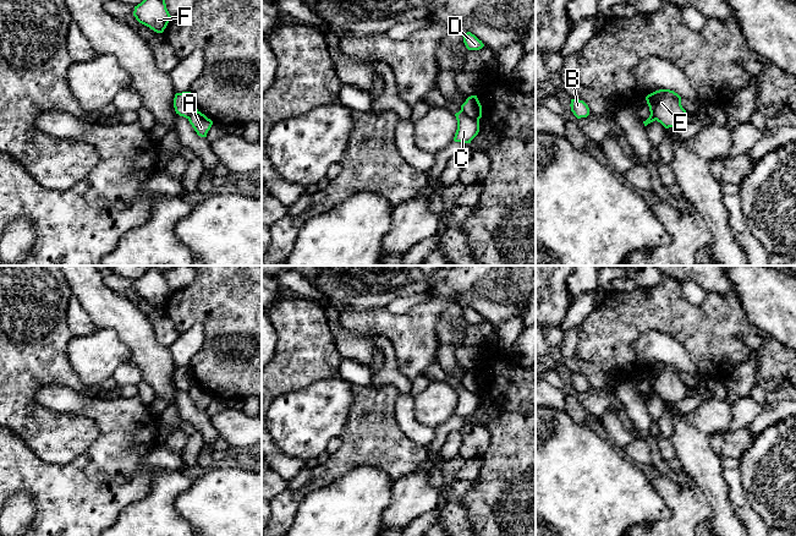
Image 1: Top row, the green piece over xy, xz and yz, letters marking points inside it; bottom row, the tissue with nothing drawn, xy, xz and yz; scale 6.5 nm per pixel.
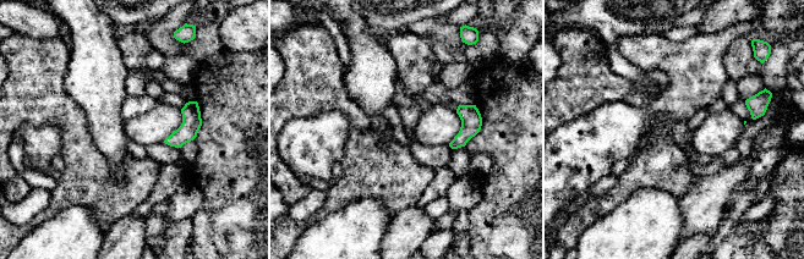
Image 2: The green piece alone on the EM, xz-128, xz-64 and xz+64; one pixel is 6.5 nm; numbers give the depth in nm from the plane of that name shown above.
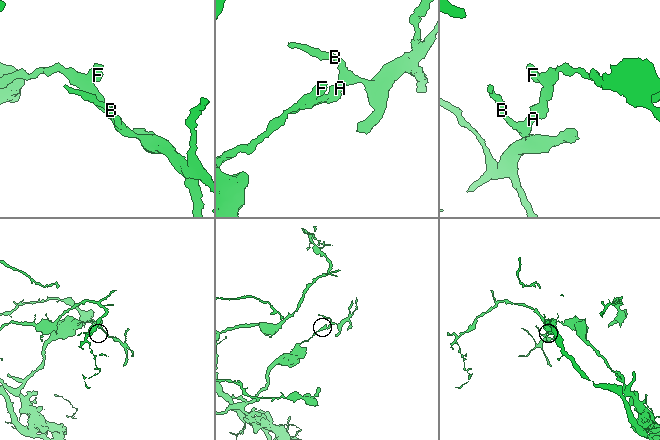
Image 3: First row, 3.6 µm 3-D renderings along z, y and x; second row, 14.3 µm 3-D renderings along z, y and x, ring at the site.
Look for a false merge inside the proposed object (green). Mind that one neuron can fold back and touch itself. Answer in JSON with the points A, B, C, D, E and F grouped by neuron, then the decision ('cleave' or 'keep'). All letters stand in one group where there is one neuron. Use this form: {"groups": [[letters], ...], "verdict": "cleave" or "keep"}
{"groups": [["A", "B", "D"], ["C", "E", "F"]], "verdict": "cleave"}

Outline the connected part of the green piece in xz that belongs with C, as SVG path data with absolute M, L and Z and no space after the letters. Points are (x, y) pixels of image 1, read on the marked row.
M462 110L455 114L457 130L454 137L455 142L471 143L479 132L479 121L466 115Z

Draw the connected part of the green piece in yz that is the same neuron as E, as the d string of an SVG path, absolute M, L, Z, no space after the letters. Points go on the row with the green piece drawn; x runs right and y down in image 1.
M659 89L646 97L650 114L665 128L682 126L687 113L681 105L681 97L670 89Z

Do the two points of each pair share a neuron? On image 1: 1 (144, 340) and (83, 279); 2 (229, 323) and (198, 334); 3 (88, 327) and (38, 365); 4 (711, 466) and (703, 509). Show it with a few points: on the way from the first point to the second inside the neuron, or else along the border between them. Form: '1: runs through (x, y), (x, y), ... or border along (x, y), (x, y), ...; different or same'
1: runs through (130, 326), (98, 294); same
2: border along (199, 323), (204, 340), (192, 357); different
3: border along (67, 307), (66, 323), (73, 335); different
4: border along (696, 483), (712, 509), (711, 523); different

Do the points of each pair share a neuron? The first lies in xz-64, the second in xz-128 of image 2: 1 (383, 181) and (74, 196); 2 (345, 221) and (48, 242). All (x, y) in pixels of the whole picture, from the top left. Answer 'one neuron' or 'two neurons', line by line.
1: one neuron
2: one neuron

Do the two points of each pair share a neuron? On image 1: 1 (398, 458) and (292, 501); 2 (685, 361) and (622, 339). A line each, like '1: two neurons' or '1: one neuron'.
1: one neuron
2: two neurons

